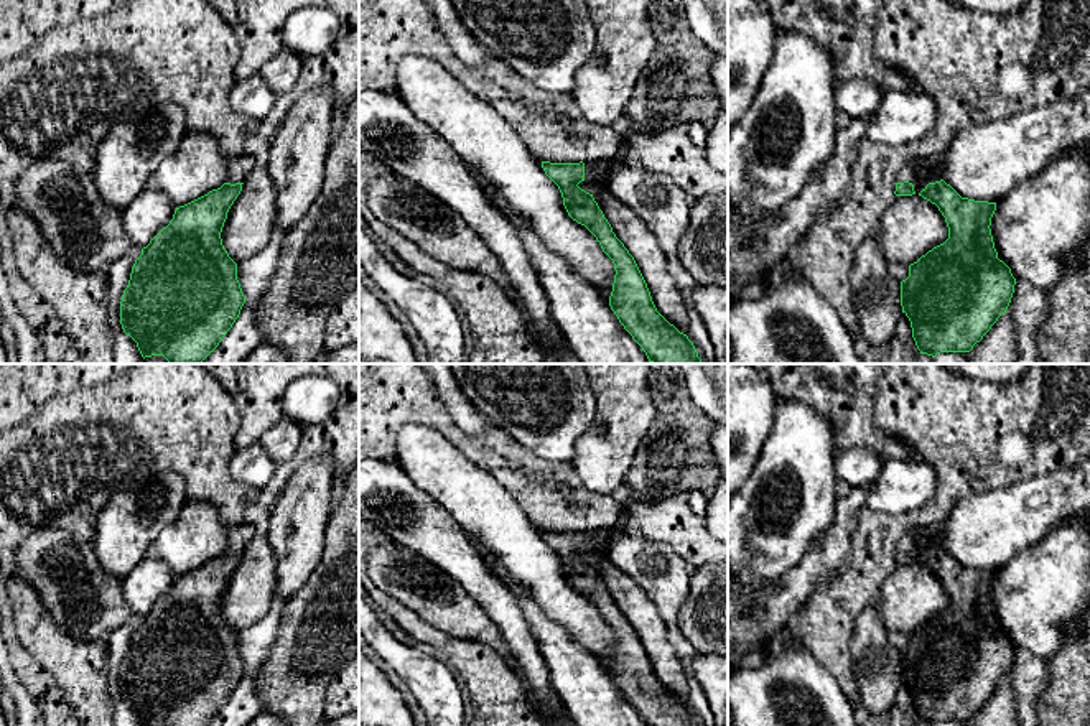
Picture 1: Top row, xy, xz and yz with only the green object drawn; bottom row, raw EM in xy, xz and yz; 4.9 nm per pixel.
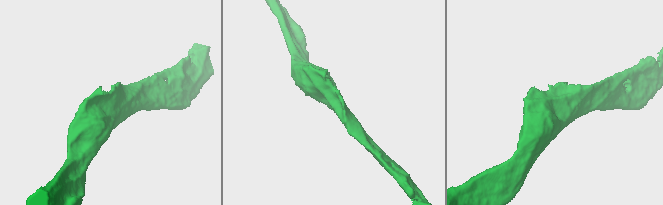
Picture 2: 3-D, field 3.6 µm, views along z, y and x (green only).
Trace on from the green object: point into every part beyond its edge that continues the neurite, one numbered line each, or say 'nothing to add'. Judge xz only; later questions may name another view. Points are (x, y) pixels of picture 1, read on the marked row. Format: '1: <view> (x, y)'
1: xz (596, 173)

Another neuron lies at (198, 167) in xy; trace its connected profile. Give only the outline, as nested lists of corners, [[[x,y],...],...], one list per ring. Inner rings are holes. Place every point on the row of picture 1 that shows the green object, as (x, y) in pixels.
[[[186,132],[178,150],[153,173],[150,188],[166,194],[179,207],[227,183],[227,165],[214,137]]]

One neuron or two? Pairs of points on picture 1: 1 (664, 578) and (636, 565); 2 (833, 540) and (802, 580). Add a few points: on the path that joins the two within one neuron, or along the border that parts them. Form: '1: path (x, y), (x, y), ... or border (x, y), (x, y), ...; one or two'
1: path (657, 573), (649, 565), (642, 565); one
2: path (830, 550), (812, 570); one

